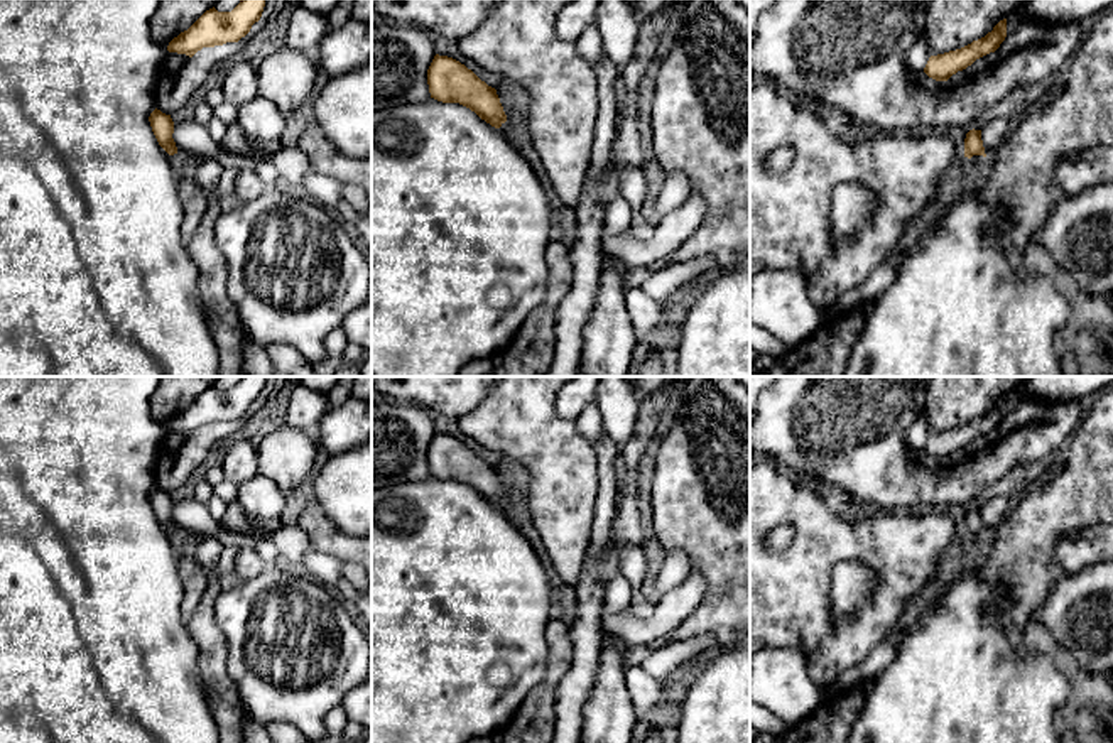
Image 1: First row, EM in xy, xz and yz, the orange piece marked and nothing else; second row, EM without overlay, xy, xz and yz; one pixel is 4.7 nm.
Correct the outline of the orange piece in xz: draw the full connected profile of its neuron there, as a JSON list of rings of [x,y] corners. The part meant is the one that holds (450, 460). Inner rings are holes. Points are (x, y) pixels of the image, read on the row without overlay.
[[[434,434],[427,447],[427,463],[431,476],[459,481],[495,507],[507,500],[497,468],[453,436]]]

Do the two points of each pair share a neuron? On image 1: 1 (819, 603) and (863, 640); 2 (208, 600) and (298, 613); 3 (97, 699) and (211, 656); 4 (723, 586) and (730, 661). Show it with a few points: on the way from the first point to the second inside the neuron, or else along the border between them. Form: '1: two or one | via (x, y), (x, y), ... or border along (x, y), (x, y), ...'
1: one | via (819, 620), (819, 629), (831, 640), (846, 640)
2: two | border along (220, 591), (215, 601), (215, 620), (225, 640)
3: two | border along (184, 623), (198, 650), (198, 671), (206, 699)
4: two | border along (722, 642), (732, 645)

